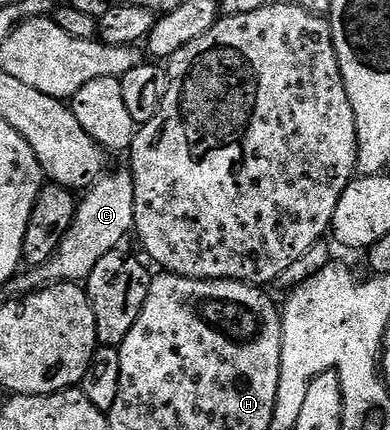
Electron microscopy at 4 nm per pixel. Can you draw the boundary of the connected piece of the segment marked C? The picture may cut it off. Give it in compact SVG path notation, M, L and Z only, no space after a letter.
M110 174L98 179L85 191L86 199L77 203L74 212L74 223L66 234L66 239L58 247L58 253L41 269L29 271L26 278L26 290L33 292L55 282L77 282L90 277L90 273L114 250L123 244L122 237L134 230L134 175Z

